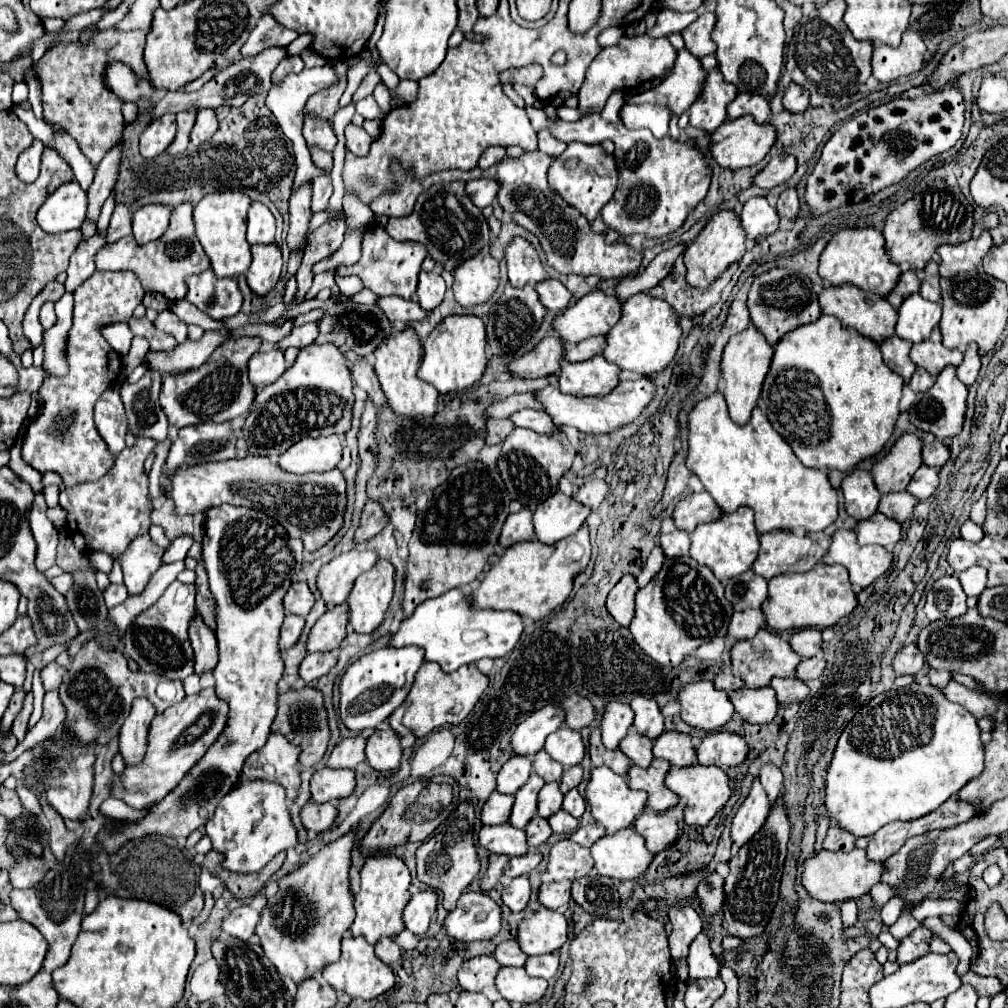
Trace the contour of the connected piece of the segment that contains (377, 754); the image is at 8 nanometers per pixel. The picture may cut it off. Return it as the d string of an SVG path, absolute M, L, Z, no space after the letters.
M375 730L371 738L367 738L367 762L377 772L395 772L401 764L401 744L399 736L393 730Z

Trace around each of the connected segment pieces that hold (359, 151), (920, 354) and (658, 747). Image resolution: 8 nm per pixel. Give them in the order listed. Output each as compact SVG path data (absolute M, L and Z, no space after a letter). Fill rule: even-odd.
M349 124L345 128L345 138L347 138L347 148L357 156L365 156L373 142L373 138L363 128L353 126L353 124Z
M935 328L929 336L929 340L923 340L921 344L913 344L911 348L911 360L925 368L933 378L939 376L939 372L947 366L947 364L961 364L963 360L963 352L961 350L949 350L943 346L941 342L941 330Z
M663 732L653 744L653 754L655 758L663 758L677 768L691 766L697 758L691 738L681 732Z

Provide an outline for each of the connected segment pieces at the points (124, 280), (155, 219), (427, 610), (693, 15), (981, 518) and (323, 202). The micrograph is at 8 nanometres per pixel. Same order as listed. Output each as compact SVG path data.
M95 272L89 282L73 292L73 296L73 328L69 332L69 351L66 353L69 374L65 378L47 376L43 380L43 386L39 388L39 396L43 398L41 414L29 424L21 448L27 464L39 472L53 470L61 474L65 486L97 480L107 474L115 462L93 422L97 398L121 374L121 356L111 350L109 342L101 336L101 328L115 322L127 322L133 310L143 302L145 292L133 272Z
M149 204L133 214L133 236L137 244L157 240L169 226L171 208L163 204Z
M449 590L447 594L425 600L417 606L411 618L405 618L401 628L393 634L391 646L421 646L425 648L425 660L441 664L445 672L453 672L463 664L477 662L481 658L501 658L509 654L523 634L523 618L517 612L481 610L473 608L471 600L461 590Z
M659 12L657 16L657 26L653 30L647 30L649 36L669 36L669 34L681 34L689 24L693 24L693 20L697 20L697 12L687 12L687 14L679 14L679 12Z
M985 496L981 498L981 500L977 500L975 504L973 504L973 508L971 508L971 516L969 516L969 520L973 520L975 524L983 524L985 522Z
M317 176L311 180L311 188L313 188L313 198L311 198L311 208L313 212L321 212L327 208L329 196L333 192L331 188L331 178L329 176Z

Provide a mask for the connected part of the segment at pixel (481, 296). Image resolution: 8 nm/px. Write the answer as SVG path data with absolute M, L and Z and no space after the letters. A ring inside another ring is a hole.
M477 254L453 272L453 294L463 308L485 304L499 286L499 262L491 254Z

